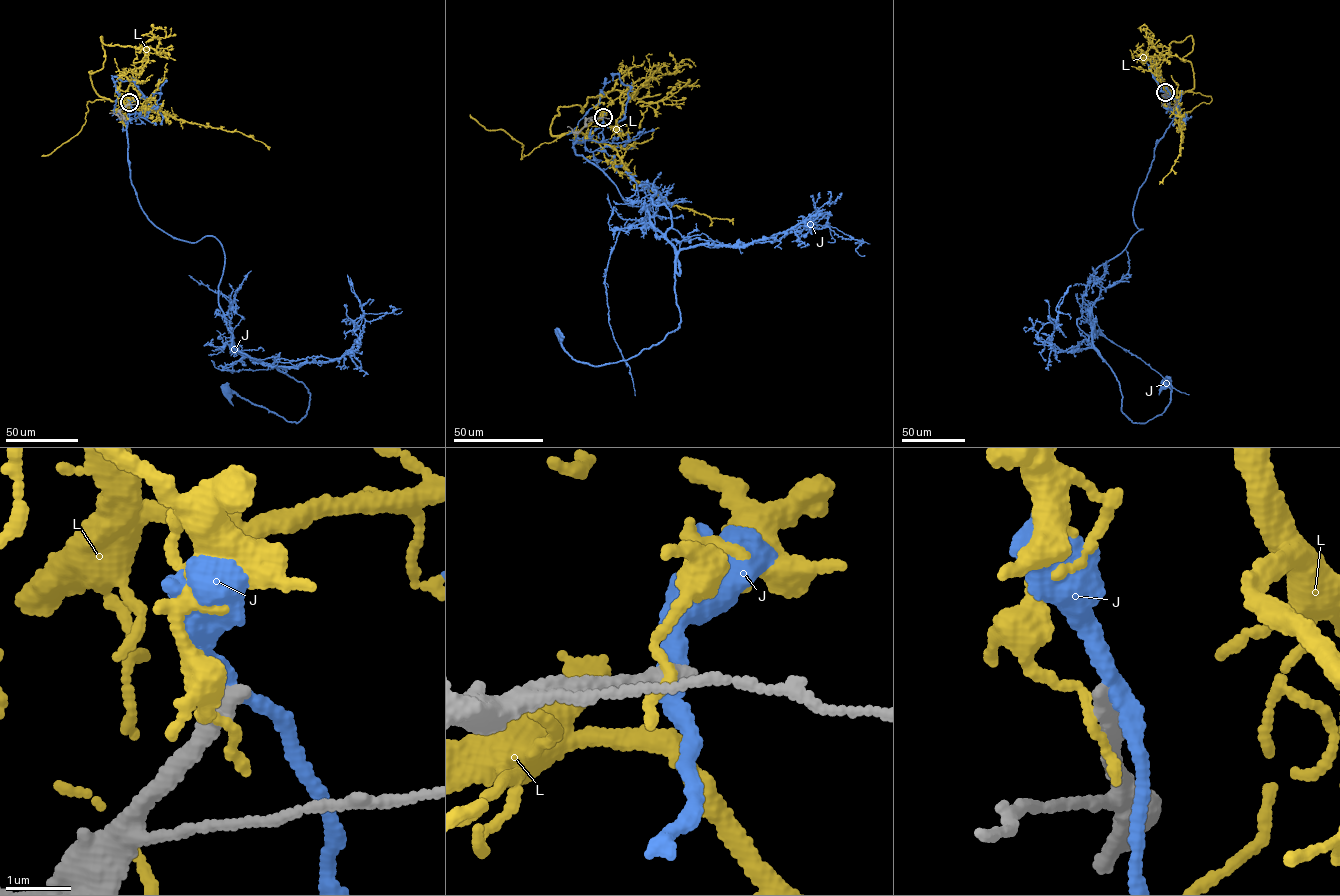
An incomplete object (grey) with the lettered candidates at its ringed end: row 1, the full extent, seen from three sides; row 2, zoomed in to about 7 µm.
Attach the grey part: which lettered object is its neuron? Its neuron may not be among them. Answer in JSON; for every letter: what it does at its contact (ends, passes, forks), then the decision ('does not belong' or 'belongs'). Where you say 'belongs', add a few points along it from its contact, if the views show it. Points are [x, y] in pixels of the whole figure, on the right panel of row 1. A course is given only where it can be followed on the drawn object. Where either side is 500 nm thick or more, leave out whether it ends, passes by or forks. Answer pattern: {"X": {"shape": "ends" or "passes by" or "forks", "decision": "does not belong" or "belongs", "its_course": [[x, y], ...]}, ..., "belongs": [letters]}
{"J": {"shape": "passes by", "decision": "does not belong"}, "L": {"shape": "ends", "decision": "does not belong"}, "belongs": []}

